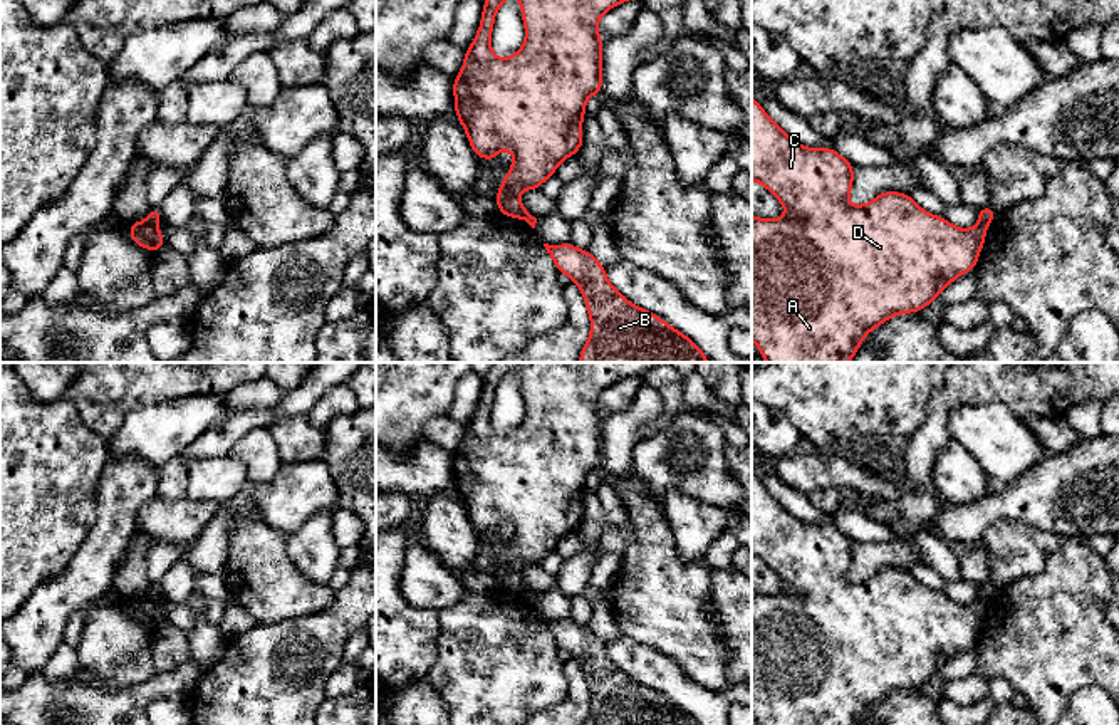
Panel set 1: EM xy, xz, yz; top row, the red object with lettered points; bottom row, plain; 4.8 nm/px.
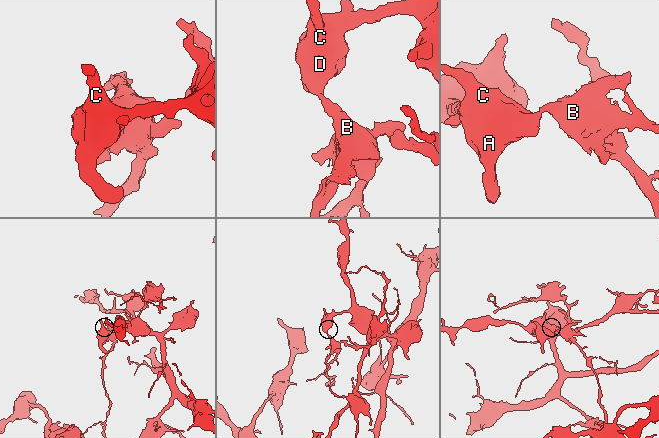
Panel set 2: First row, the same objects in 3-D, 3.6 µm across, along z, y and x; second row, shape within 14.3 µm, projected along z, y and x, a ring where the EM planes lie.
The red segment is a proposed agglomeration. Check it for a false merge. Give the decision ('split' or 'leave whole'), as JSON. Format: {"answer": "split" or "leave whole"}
{"answer": "split"}

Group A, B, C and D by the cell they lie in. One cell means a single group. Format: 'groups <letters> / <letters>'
groups A C D / B

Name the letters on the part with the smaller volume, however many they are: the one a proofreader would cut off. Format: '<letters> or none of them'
B

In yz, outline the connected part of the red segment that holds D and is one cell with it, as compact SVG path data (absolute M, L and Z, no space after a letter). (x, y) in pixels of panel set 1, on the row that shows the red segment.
M752 97L752 181L768 190L787 210L782 218L757 218L752 215L752 341L767 362L849 362L866 336L899 314L921 312L960 275L978 265L978 257L986 240L986 227L958 228L946 218L923 210L908 193L882 191L866 205L849 205L847 198L854 183L854 164L832 148L805 148L795 143L780 126L768 117L762 104Z

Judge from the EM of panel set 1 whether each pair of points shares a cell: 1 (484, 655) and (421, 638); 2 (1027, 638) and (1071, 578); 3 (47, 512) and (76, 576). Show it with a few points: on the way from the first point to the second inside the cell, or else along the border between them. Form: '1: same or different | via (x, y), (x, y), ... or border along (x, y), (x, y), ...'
1: different | border along (440, 613), (438, 655), (425, 677)
2: same | via (1042, 623), (1071, 593)
3: different | border along (91, 526), (67, 566), (39, 584)

